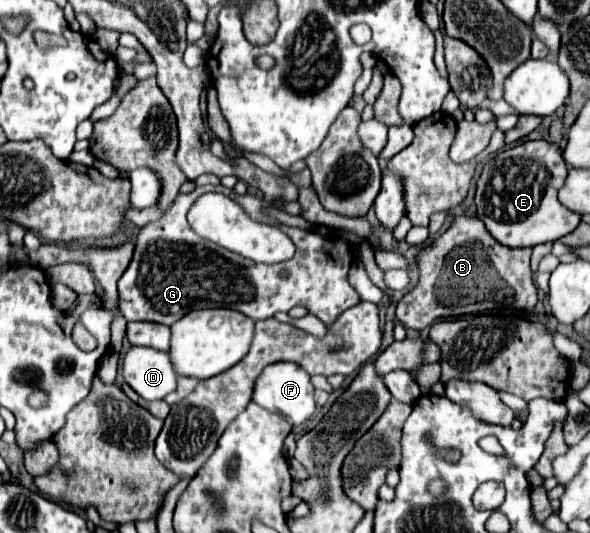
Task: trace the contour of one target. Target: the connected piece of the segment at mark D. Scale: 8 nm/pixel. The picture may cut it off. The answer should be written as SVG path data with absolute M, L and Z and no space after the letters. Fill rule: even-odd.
M130 347L122 375L126 383L146 401L164 399L176 389L178 381L170 353L152 347Z

